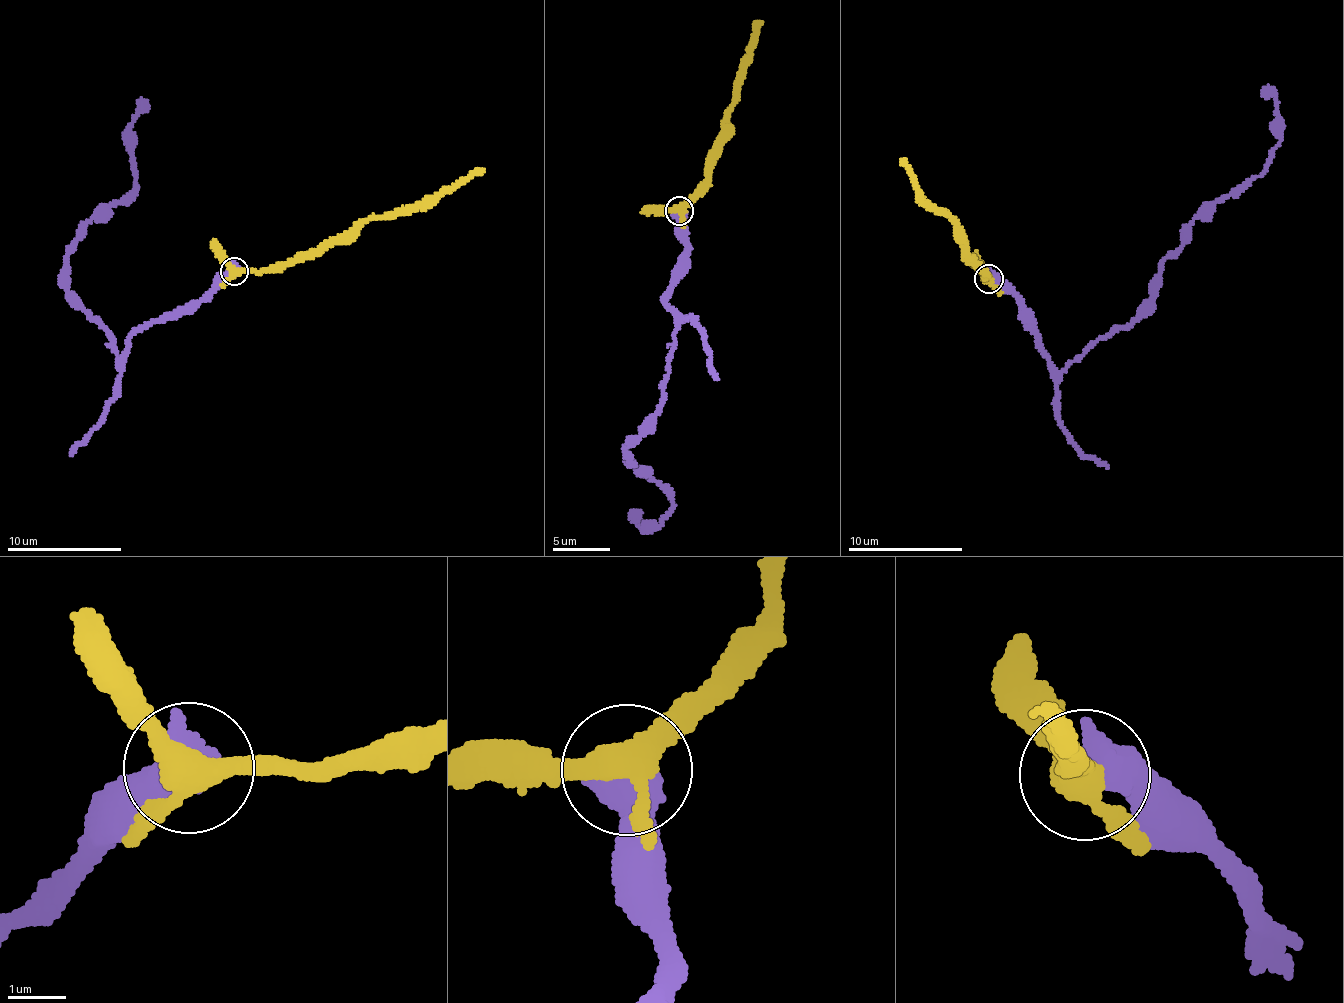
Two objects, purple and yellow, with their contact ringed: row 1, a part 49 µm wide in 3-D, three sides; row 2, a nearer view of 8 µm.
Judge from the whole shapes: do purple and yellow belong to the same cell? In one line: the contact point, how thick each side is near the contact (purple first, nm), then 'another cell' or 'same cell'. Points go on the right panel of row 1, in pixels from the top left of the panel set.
(988, 279) | 650/400 nm | same cell

